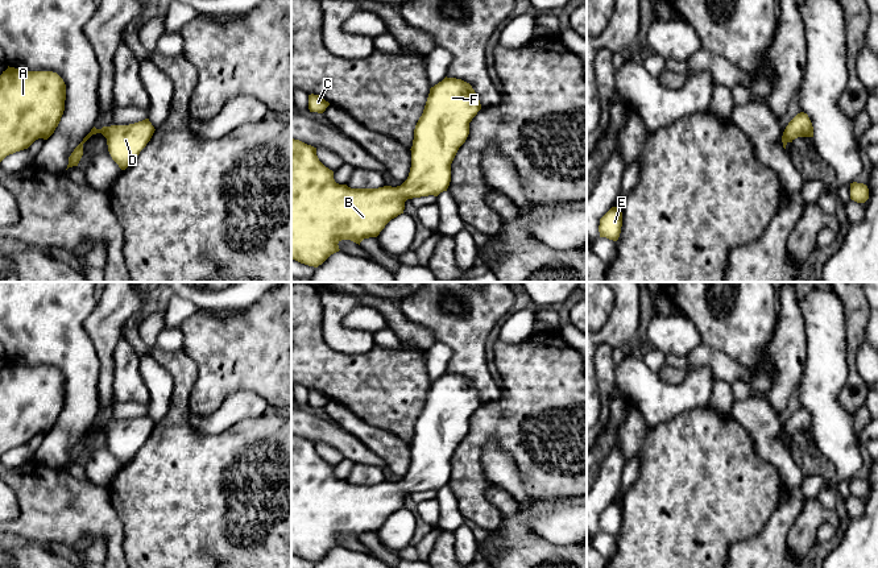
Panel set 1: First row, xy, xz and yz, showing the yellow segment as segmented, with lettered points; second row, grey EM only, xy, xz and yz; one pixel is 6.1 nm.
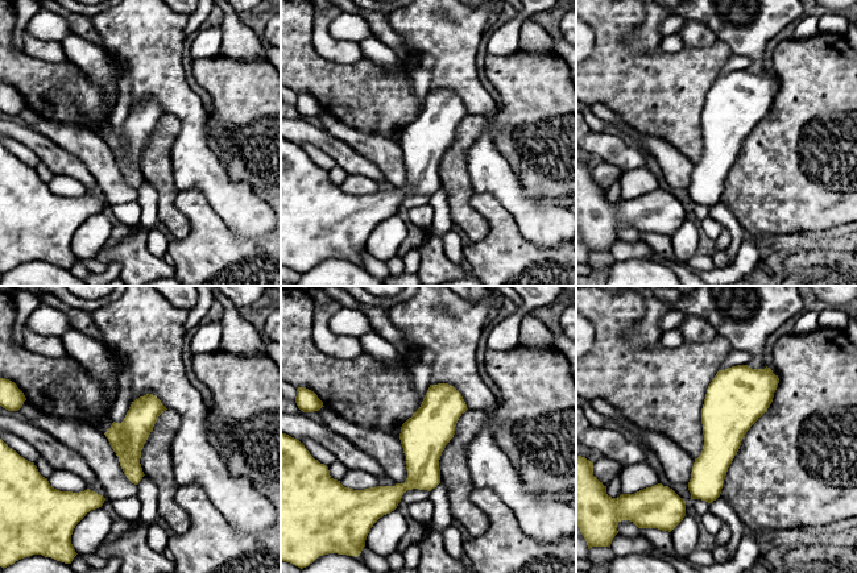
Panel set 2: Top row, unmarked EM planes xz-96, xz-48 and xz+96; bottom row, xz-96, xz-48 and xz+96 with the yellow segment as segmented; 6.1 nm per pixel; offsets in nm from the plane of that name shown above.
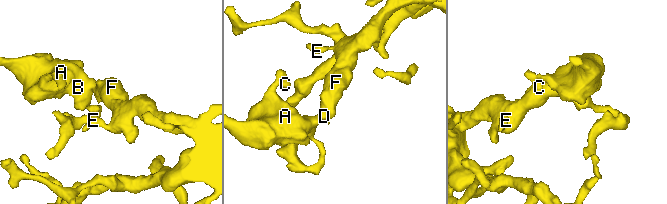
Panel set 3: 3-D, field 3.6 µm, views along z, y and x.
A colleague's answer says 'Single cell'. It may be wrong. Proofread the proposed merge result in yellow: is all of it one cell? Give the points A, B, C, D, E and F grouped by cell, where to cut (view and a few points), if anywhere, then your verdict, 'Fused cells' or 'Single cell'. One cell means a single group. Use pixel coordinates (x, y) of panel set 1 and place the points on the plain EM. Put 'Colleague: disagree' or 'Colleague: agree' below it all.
Groups: A B C D E F. No split. Single cell
Colleague: agree

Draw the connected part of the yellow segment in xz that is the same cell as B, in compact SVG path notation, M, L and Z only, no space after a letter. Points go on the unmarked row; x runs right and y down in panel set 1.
M446 372L431 382L423 409L414 424L409 472L397 482L351 484L347 480L339 480L334 474L334 467L319 456L316 443L291 434L291 555L318 563L331 550L340 546L337 539L341 535L351 535L360 540L364 534L377 532L392 514L403 509L407 494L438 492L447 486L451 477L451 459L469 430L469 418L480 405L481 399L475 385L461 374Z

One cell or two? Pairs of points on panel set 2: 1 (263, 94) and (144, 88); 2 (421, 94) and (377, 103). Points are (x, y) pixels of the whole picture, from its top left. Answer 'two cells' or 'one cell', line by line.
1: two cells
2: two cells

